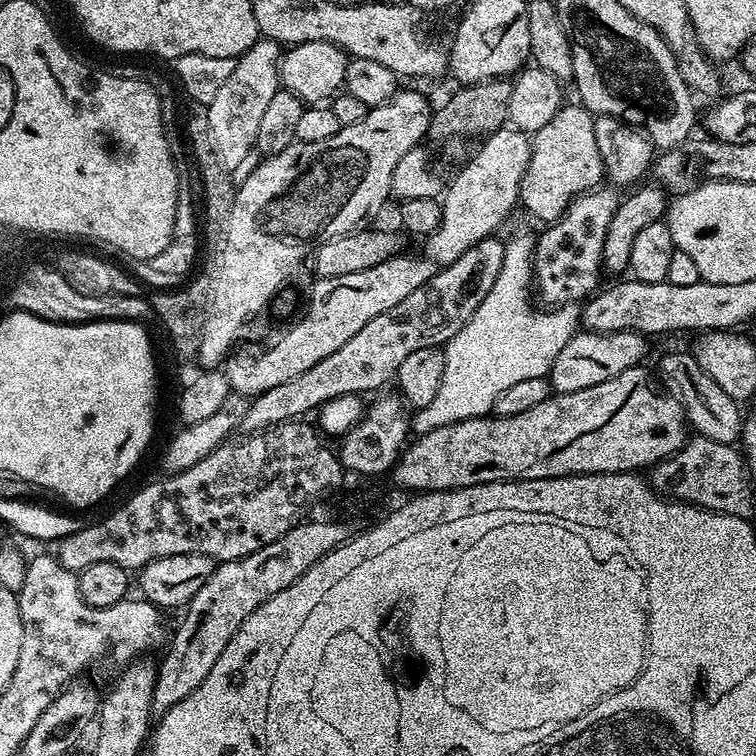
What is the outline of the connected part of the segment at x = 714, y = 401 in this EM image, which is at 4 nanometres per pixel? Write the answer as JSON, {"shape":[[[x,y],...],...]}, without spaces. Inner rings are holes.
{"shape":[[[691,351],[672,352],[669,356],[662,357],[660,372],[659,375],[668,391],[676,396],[680,405],[684,407],[684,415],[688,417],[688,427],[695,435],[730,445],[735,445],[741,439],[741,405],[734,398],[730,398],[730,394],[722,391],[718,382],[714,382],[714,378],[710,378],[710,374],[702,370],[702,366],[698,366]]]}

